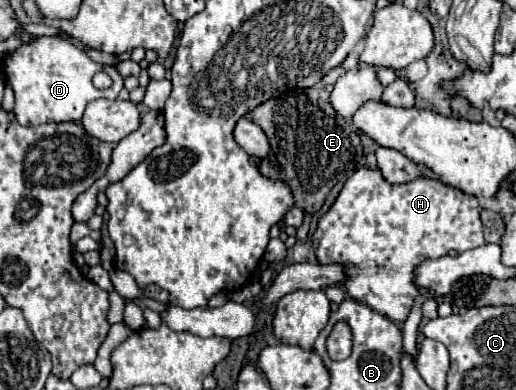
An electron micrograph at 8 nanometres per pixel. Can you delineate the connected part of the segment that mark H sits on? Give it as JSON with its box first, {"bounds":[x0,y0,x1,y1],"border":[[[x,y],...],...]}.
{"bounds":[313,167,485,323],"border":[[[361,167],[347,179],[333,207],[321,217],[317,231],[313,235],[313,249],[319,263],[349,263],[353,267],[353,277],[345,281],[347,293],[373,307],[377,313],[403,323],[407,319],[413,299],[417,297],[417,287],[411,283],[411,271],[423,259],[433,259],[447,255],[451,249],[465,253],[485,243],[483,227],[479,219],[477,197],[453,189],[441,181],[421,177],[405,185],[389,185],[379,171]]]}

